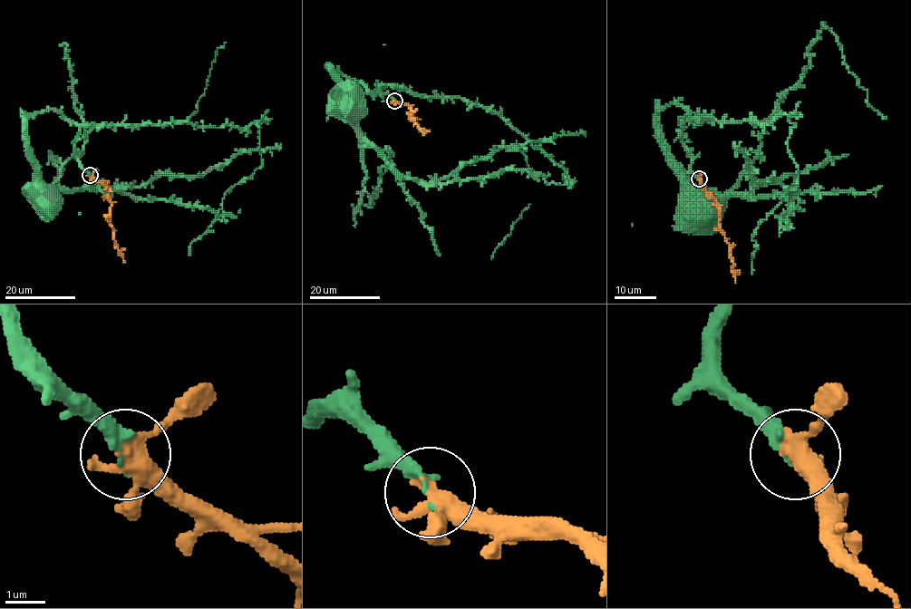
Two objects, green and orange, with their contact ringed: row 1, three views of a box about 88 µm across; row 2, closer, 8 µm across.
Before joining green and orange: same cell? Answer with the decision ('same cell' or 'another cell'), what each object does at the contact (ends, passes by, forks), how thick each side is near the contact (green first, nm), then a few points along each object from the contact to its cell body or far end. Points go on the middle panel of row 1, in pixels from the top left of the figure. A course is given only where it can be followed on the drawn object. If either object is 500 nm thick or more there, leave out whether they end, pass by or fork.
same cell; green ends; orange forks; calibres 240 and 360 nm; course green (393, 100), (387, 93), (382, 94), (380, 87), (383, 87), (370, 91), (332, 66), (338, 89), (346, 96); course orange (394, 101), (404, 102), (412, 111), (418, 127), (429, 131)

